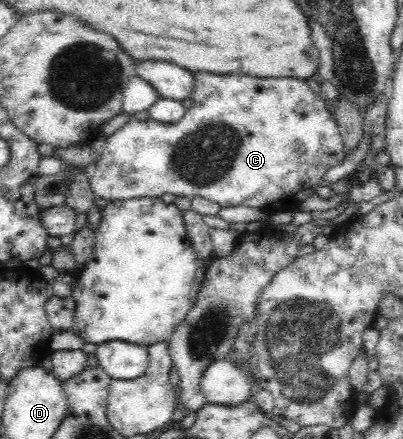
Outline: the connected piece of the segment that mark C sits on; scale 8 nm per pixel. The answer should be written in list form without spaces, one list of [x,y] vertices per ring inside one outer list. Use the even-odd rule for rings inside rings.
[[[196,72],[193,74],[195,82],[191,95],[193,106],[185,111],[183,118],[175,124],[165,124],[148,119],[137,121],[134,118],[118,129],[113,135],[106,137],[103,145],[103,152],[95,166],[89,173],[89,182],[94,195],[108,201],[129,200],[138,197],[156,197],[160,198],[164,193],[172,193],[176,197],[203,197],[214,203],[218,203],[220,208],[236,207],[236,205],[246,205],[256,207],[265,211],[268,216],[275,212],[295,212],[302,201],[308,199],[318,185],[322,183],[322,177],[335,165],[343,162],[346,155],[345,147],[342,141],[342,134],[338,129],[337,121],[333,112],[327,108],[326,100],[316,94],[308,86],[306,80],[293,77],[281,78],[259,78],[248,74],[215,74],[206,72]]]

